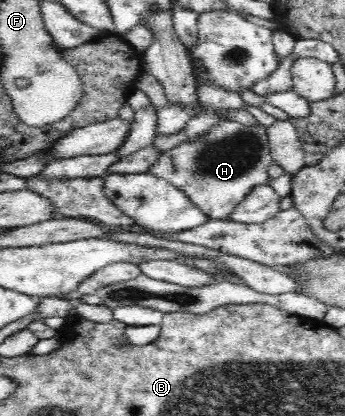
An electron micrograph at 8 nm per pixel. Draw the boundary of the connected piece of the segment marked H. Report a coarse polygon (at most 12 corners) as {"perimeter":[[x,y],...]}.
{"perimeter":[[229,120],[148,172],[225,220],[268,183],[267,128]]}

